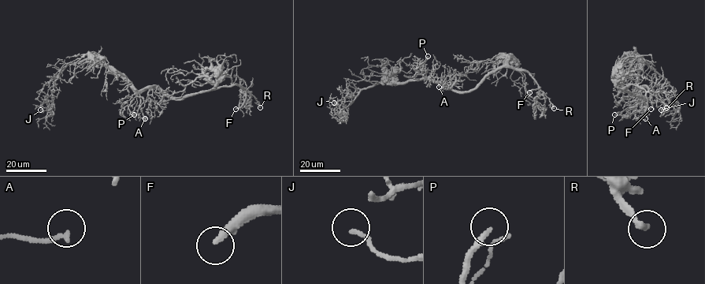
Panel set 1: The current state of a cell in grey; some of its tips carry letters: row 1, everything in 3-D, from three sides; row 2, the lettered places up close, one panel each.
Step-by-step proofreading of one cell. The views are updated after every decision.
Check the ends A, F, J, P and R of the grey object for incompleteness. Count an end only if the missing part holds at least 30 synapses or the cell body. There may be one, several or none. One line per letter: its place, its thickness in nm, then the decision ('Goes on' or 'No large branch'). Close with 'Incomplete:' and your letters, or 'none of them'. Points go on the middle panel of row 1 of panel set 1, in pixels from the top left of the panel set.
A: Place: (439, 87). Thickness 180 nm. No large branch
F: Place: (529, 92). Thickness 240 nm. Goes on
J: Place: (334, 102). Thickness 180 nm. No large branch
P: Place: (428, 56). Thickness 180 nm. No large branch
R: Place: (554, 108). Thickness 240 nm. No large branch
Incomplete: F

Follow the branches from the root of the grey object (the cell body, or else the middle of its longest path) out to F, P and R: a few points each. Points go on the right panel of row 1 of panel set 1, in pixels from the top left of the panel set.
F: (640, 89), (646, 87), (650, 96), (625, 89), (631, 84), (643, 88), (651, 109)
P: (640, 89), (636, 102), (619, 114), (614, 114)
R: (640, 89), (646, 87), (650, 91), (650, 96), (644, 98), (625, 89), (635, 84), (654, 95), (666, 107)

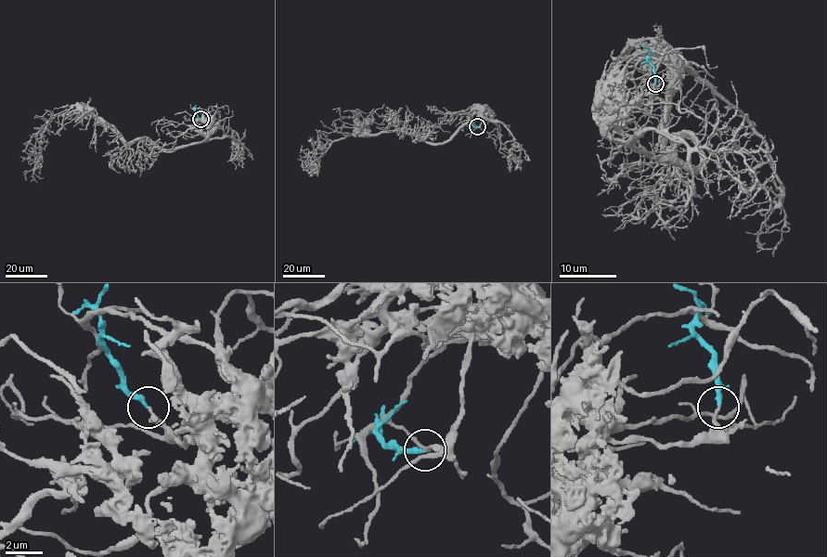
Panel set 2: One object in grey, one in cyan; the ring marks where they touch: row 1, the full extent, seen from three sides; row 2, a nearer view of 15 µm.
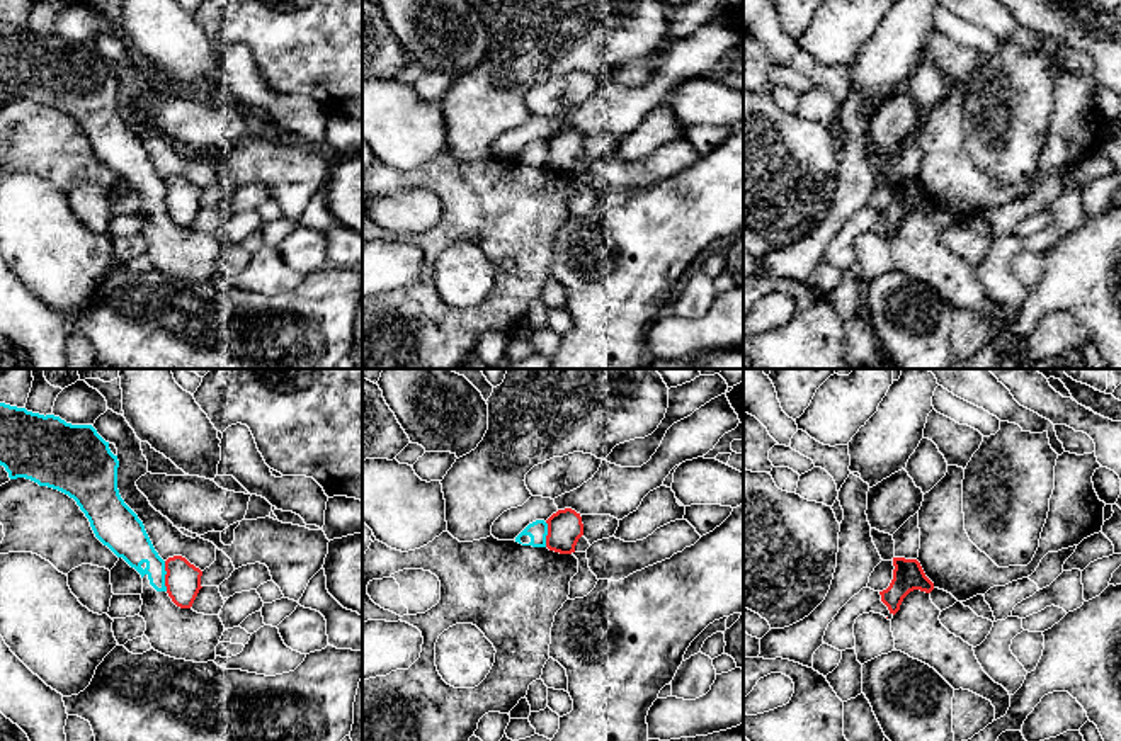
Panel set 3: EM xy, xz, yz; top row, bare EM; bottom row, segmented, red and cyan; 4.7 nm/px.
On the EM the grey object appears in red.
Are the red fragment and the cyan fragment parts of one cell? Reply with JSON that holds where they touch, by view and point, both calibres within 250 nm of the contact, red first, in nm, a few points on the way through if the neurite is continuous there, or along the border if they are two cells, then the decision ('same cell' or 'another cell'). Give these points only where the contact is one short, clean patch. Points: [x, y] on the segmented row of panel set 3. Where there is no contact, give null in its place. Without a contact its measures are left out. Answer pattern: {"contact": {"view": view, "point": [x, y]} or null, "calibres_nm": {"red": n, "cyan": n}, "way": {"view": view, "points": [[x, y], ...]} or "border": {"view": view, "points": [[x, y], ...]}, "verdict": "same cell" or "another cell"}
{"contact": {"view": "xy", "point": [165, 576]}, "calibres_nm": {"red": 170, "cyan": 190}, "border": {"view": "xy", "points": [[164, 561], [167, 590]]}, "verdict": "another cell"}

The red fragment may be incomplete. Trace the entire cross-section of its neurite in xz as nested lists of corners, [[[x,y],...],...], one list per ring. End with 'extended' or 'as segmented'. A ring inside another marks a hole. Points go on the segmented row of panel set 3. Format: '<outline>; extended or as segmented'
[[[572,508],[558,510],[548,520],[546,547],[560,554],[575,552],[578,539],[583,535],[580,513]]]; as segmented

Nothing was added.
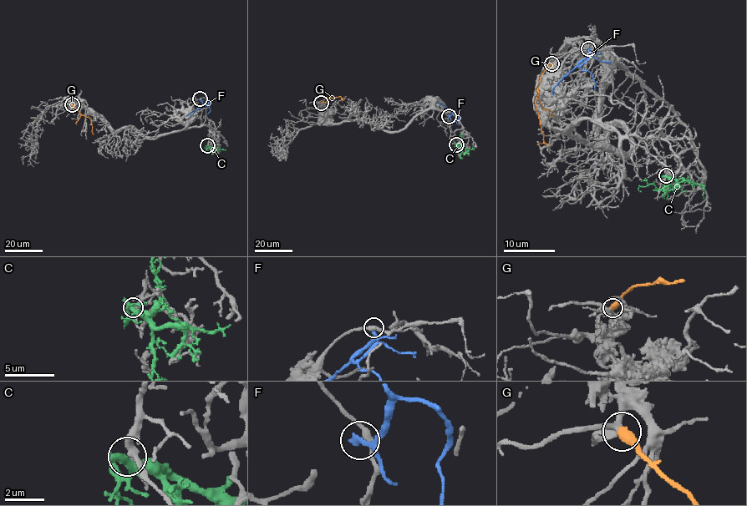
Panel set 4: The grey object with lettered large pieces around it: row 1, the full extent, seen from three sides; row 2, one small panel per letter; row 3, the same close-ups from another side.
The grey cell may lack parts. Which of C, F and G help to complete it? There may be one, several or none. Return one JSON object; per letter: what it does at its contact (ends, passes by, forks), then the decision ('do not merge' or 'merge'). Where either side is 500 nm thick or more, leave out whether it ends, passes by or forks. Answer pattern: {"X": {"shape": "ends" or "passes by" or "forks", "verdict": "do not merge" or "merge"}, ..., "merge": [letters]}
{"C": {"shape": "passes by", "verdict": "do not merge"}, "F": {"shape": "ends", "verdict": "do not merge"}, "G": {"verdict": "merge"}, "merge": ["G"]}

